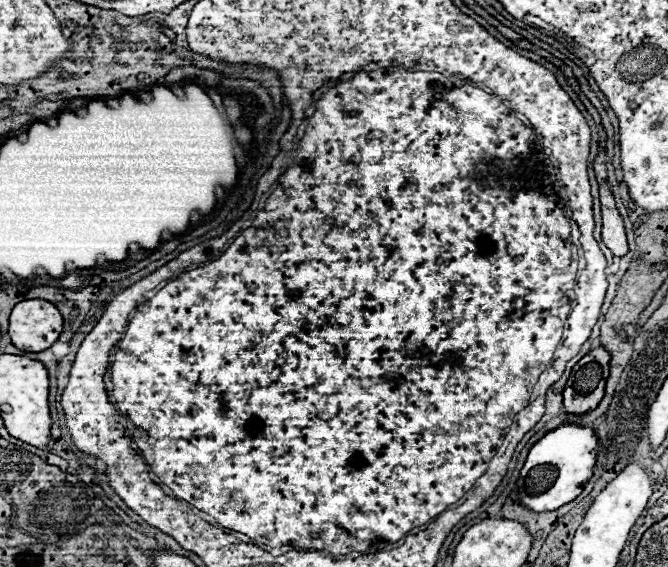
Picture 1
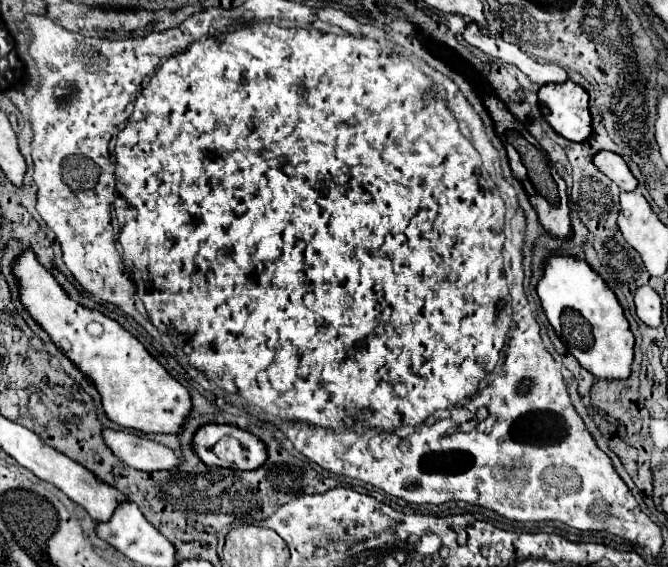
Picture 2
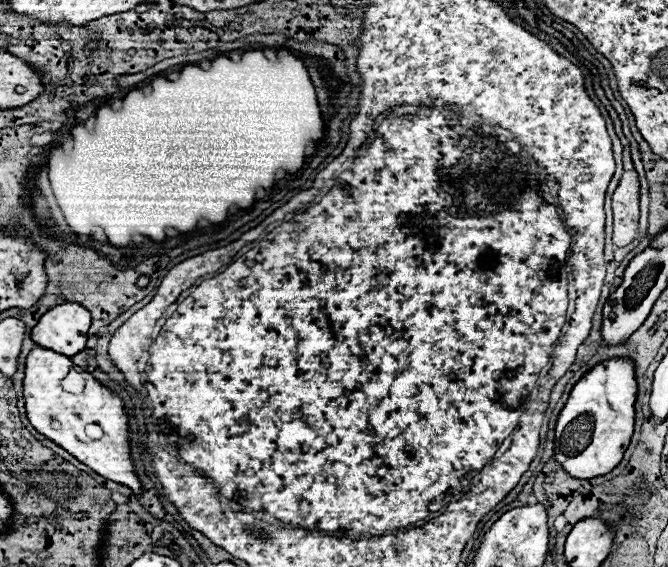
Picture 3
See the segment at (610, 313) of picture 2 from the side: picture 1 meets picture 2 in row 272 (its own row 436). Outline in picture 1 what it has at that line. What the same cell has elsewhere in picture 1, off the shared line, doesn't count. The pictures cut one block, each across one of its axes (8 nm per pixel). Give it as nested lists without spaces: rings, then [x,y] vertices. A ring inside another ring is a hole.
[[[562,424],[556,430],[550,430],[542,436],[528,452],[526,464],[520,472],[518,490],[520,502],[534,512],[558,510],[560,506],[574,500],[584,484],[592,478],[598,454],[598,438],[592,426],[578,426],[578,424]]]

